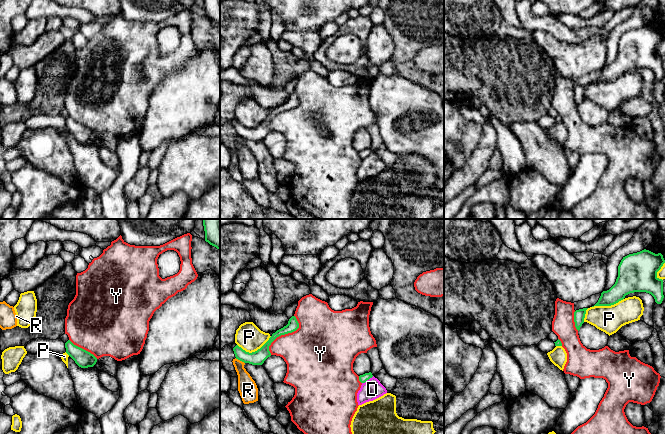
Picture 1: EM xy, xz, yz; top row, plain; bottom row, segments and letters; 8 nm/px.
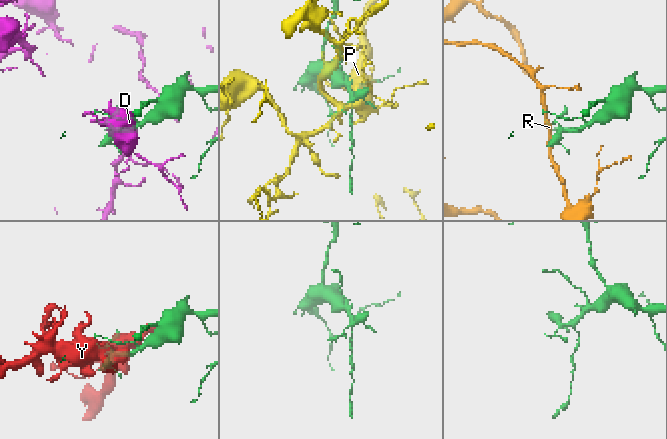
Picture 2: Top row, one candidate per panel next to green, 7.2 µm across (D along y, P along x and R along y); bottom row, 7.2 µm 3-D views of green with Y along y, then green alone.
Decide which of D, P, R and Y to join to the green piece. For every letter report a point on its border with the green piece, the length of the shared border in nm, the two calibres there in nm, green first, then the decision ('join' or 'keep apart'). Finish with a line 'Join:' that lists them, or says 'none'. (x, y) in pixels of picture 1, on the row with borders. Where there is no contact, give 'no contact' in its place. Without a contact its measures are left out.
D: xz (367, 379) | 110 nm | 70/160 nm | keep apart
P: xz (255, 351) | 280 nm | 120/220 nm | keep apart
R: xz (240, 360) | 90 nm | 120/150 nm | keep apart
Y: xz (285, 333) | 380 nm | 100/420 nm | keep apart
Join: none

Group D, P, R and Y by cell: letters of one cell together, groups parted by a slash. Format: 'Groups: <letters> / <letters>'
Groups: D / P / R / Y

